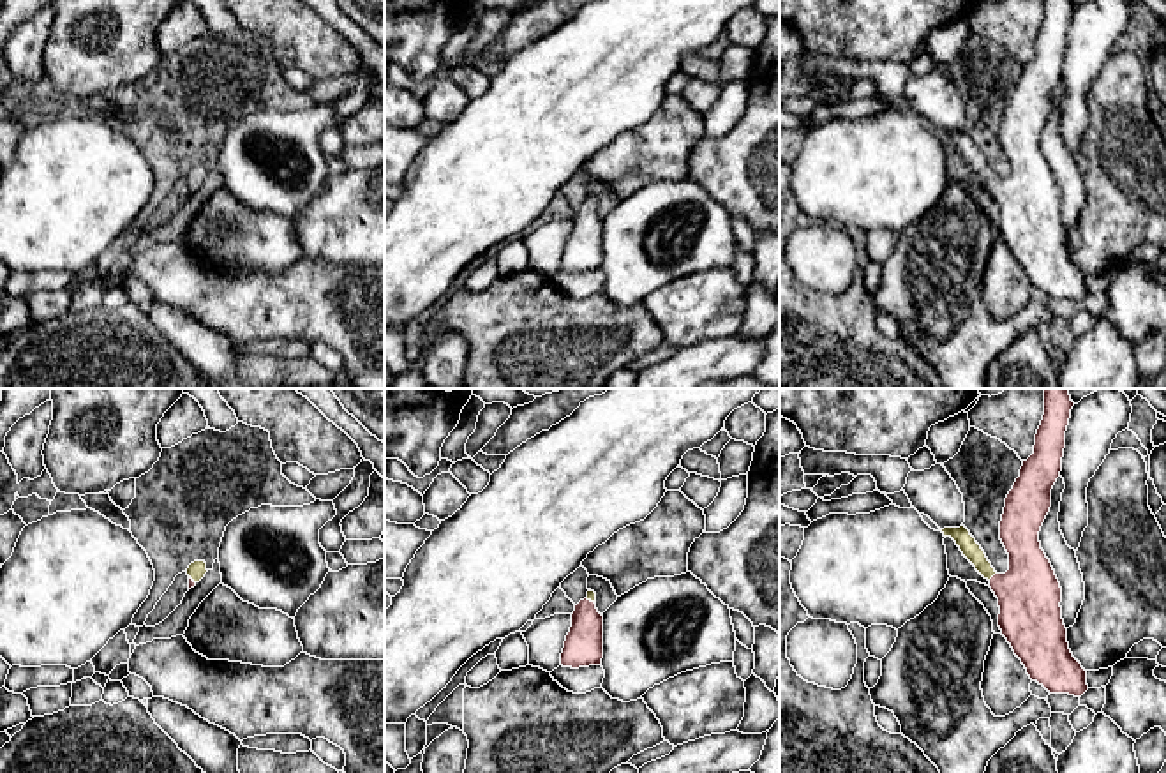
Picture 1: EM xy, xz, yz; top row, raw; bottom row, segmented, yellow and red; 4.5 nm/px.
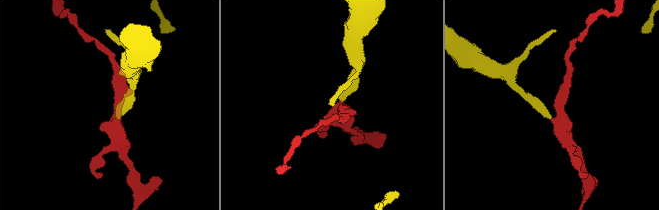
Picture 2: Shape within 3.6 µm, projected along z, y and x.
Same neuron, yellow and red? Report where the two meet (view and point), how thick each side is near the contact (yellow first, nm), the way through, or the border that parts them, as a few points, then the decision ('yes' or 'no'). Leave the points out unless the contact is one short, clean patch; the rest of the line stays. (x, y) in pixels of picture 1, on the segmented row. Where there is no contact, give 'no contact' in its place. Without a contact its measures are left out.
yz (992, 576) | 90/300 nm | across yz (967, 544), (992, 576), (1001, 585), (1029, 593) | yes

